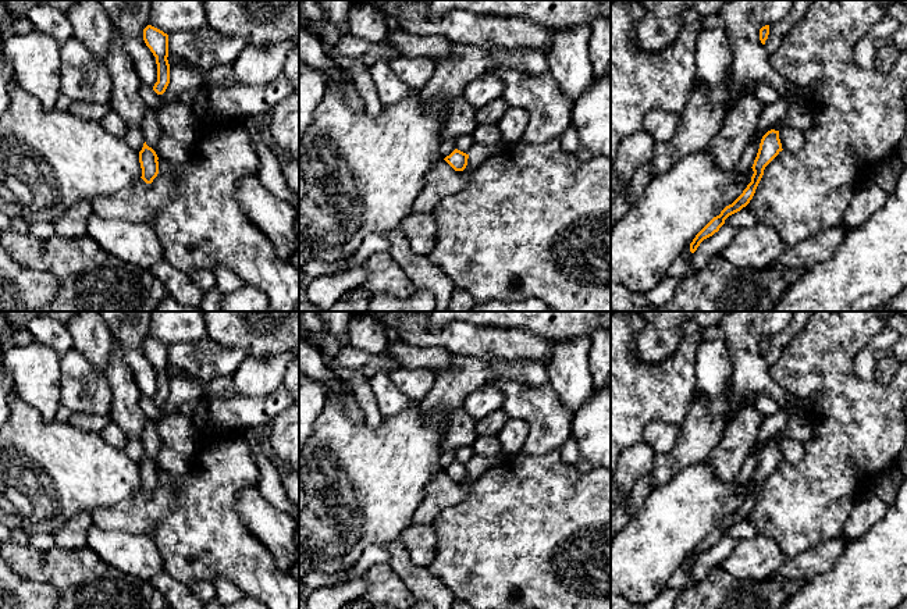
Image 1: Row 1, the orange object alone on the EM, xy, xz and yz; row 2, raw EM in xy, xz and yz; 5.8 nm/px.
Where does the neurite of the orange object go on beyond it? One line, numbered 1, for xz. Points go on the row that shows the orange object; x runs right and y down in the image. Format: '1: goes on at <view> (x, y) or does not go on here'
1: does not go on here

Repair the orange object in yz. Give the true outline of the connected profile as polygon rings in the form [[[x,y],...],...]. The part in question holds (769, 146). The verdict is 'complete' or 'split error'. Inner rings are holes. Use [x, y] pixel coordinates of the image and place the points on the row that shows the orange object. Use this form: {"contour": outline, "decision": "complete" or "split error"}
{"contour": [[[768,131],[760,143],[757,157],[753,164],[751,182],[743,190],[743,193],[729,206],[726,206],[719,216],[714,217],[693,239],[690,243],[690,252],[694,253],[700,243],[712,236],[725,224],[725,220],[746,207],[753,199],[755,189],[764,175],[765,167],[782,152],[782,143],[779,139],[779,131]]], "decision": "complete"}

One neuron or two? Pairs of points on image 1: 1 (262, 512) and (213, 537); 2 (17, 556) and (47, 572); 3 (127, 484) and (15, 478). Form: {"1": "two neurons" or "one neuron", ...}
{"1": "two neurons", "2": "one neuron", "3": "one neuron"}

